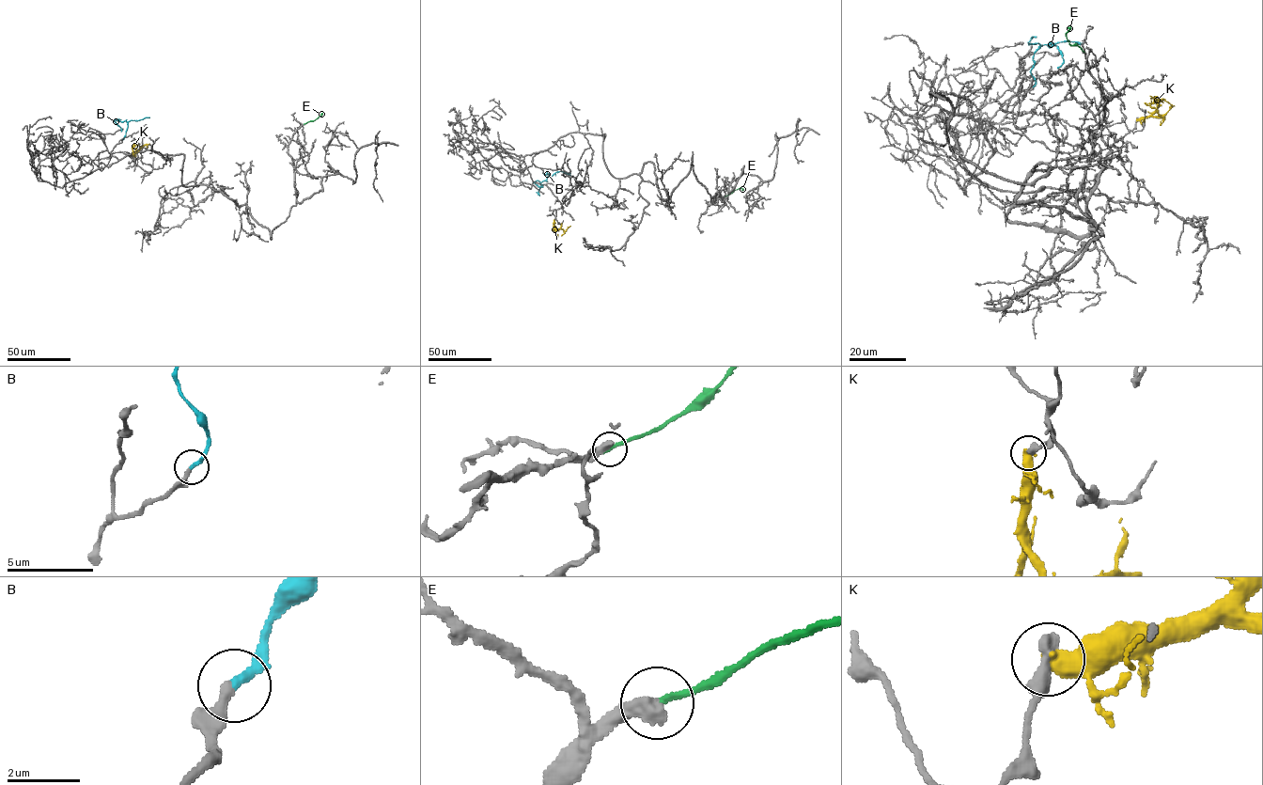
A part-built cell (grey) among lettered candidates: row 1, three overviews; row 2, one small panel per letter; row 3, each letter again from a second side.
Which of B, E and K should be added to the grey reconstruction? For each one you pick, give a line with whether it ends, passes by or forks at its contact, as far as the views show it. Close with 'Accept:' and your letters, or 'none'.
B: it ends there
Accept: B

